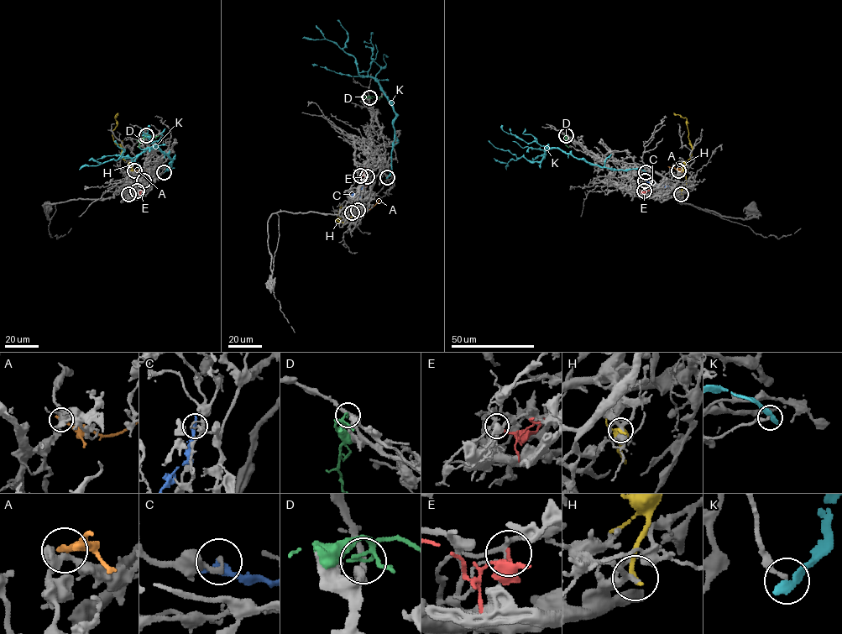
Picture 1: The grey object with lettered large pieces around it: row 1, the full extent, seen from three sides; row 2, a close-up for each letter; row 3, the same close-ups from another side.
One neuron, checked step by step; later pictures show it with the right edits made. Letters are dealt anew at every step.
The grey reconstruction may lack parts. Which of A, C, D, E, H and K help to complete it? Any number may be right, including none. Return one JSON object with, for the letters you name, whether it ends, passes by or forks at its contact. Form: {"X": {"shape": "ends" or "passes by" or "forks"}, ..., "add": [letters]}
{"add": []}

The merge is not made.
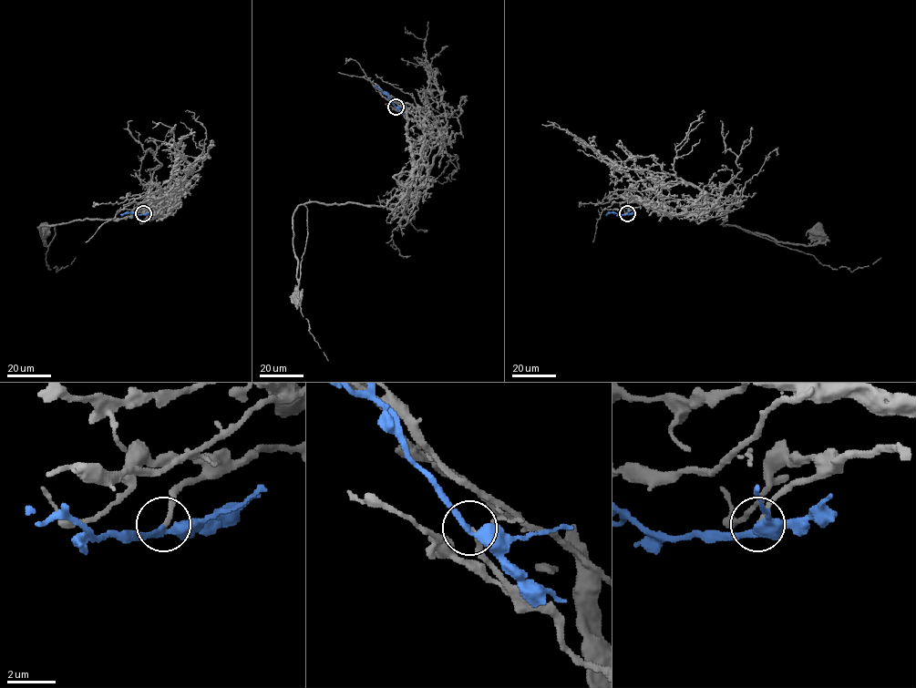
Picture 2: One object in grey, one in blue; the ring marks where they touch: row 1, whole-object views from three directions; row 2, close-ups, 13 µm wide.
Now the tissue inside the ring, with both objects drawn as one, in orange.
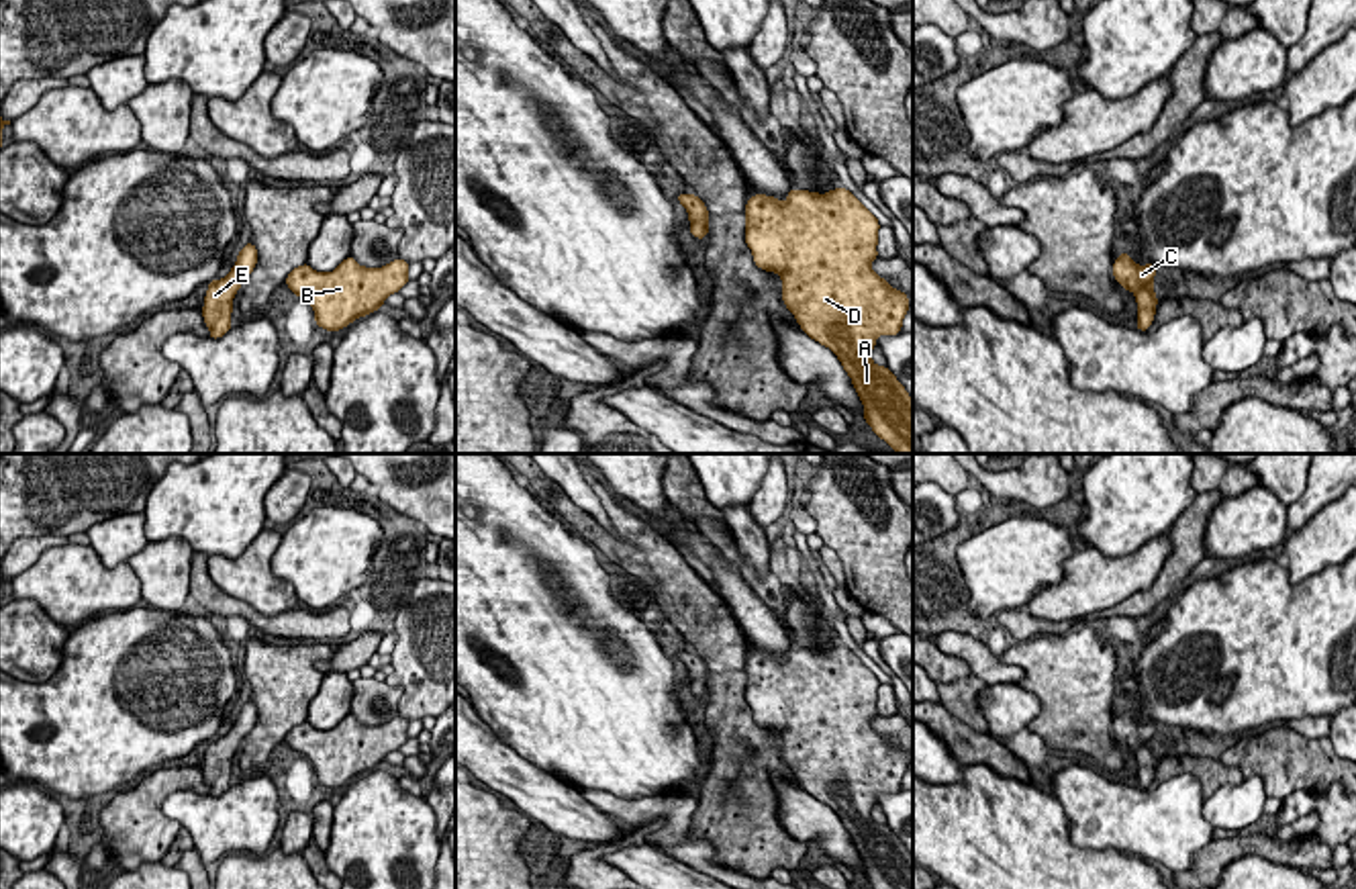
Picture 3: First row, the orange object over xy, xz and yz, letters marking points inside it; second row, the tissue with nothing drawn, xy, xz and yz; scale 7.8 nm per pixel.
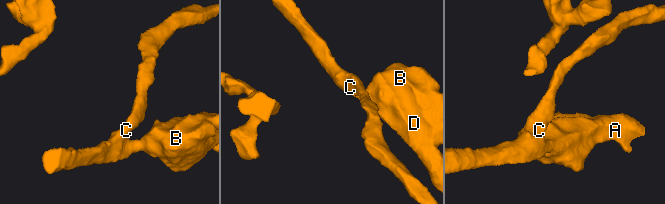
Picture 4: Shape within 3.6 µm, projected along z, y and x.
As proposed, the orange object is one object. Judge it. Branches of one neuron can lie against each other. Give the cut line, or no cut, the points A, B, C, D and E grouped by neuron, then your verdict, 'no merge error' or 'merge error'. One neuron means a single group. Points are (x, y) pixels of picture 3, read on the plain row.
no cut | A B C D E | no merge error

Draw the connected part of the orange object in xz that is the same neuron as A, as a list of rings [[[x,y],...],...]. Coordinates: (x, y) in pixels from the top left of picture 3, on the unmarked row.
[[[790,646],[784,660],[756,652],[745,662],[745,701],[760,728],[782,736],[782,760],[801,787],[829,805],[864,862],[872,889],[913,889],[913,856],[886,824],[872,820],[878,793],[899,793],[909,754],[872,728],[878,676],[845,646],[825,652]]]

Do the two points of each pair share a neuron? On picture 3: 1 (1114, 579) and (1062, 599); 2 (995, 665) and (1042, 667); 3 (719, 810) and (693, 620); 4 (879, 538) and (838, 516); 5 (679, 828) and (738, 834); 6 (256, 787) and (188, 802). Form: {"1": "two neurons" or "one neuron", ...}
{"1": "one neuron", "2": "two neurons", "3": "one neuron", "4": "one neuron", "5": "two neurons", "6": "one neuron"}

